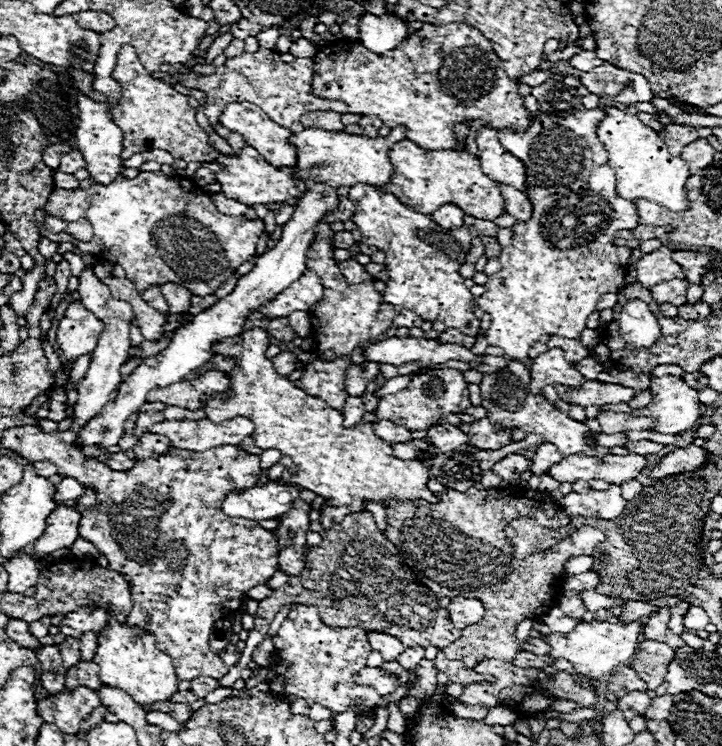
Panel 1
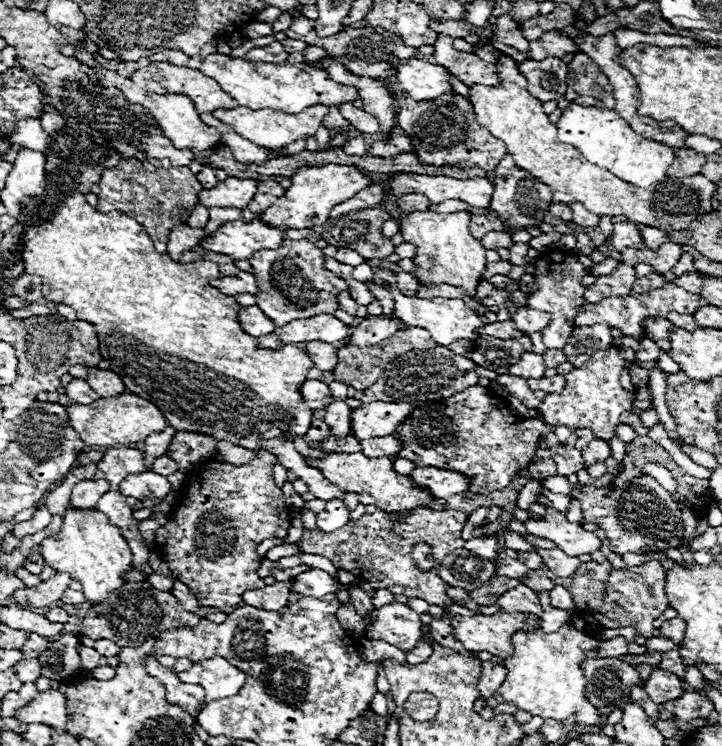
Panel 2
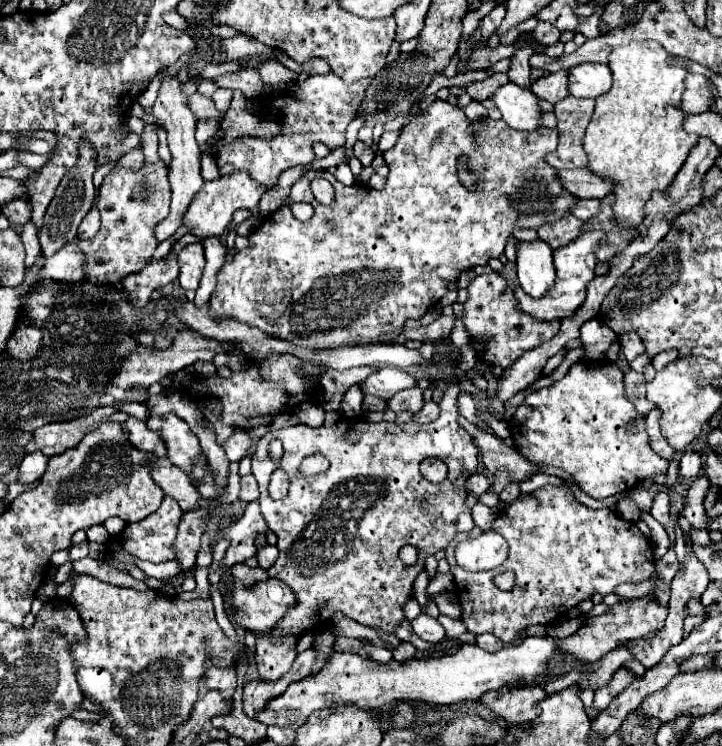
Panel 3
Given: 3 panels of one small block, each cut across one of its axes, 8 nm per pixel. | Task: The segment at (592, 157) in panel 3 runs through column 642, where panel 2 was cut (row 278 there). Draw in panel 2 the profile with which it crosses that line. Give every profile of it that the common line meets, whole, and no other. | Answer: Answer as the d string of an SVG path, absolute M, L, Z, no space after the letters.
M80 192L56 204L46 220L24 226L22 262L28 274L42 278L46 300L64 302L76 310L78 318L94 324L102 358L110 362L110 370L122 376L126 390L154 402L178 432L204 432L232 444L252 432L262 432L264 438L270 432L288 434L290 438L306 436L312 410L302 400L298 386L314 366L310 356L294 345L279 350L256 348L256 338L242 332L236 320L240 304L208 284L208 278L222 278L214 262L180 264L168 254L158 254L150 236L134 218L122 212L100 212Z

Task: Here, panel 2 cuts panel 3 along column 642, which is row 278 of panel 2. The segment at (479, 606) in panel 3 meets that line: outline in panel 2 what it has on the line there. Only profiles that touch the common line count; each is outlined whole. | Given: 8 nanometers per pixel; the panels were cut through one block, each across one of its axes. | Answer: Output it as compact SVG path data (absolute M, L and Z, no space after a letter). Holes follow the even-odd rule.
M548 252L540 254L538 258L538 270L534 270L534 278L538 284L538 290L528 298L530 308L538 308L542 312L550 314L550 324L542 332L542 342L546 348L562 350L566 340L574 332L574 318L578 314L578 308L584 304L584 286L580 284L580 278L584 276L584 266L576 260L574 252ZM538 300L538 302L534 302Z

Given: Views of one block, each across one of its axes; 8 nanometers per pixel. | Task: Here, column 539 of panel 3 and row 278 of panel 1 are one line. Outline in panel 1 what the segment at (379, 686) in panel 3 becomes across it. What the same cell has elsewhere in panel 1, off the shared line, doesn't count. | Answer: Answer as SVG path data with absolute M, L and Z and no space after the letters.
M660 246L652 254L644 254L644 258L634 266L636 268L636 282L644 288L652 288L660 282L668 282L672 278L684 278L682 266L672 260L672 250Z

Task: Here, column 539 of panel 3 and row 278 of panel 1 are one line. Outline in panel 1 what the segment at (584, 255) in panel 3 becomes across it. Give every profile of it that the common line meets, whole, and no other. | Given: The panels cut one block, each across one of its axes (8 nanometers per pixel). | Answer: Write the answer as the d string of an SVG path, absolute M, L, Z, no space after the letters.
M306 270L298 282L290 284L286 292L280 292L274 300L270 300L270 304L266 304L266 308L260 308L260 312L266 318L288 318L294 310L308 312L322 298L322 290L318 276Z

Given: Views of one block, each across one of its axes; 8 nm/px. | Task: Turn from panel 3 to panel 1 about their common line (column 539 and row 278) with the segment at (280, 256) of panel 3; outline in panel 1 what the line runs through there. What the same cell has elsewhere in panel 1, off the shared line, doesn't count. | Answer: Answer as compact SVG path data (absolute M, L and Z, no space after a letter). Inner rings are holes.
M158 170L158 172L140 172L140 174L138 174L136 178L132 178L132 180L128 180L128 178L124 178L124 176L118 176L118 178L116 178L112 184L108 184L108 186L94 184L94 186L88 188L88 190L64 190L64 188L54 188L54 192L50 194L46 206L36 212L36 218L38 218L38 228L40 228L40 232L42 232L44 238L54 240L54 242L70 242L70 244L74 244L76 248L80 248L80 250L86 252L86 254L90 252L90 254L94 254L94 256L98 256L98 258L102 258L102 260L112 260L114 264L120 264L120 266L126 270L126 278L134 282L134 288L136 288L140 294L142 294L146 288L150 288L150 286L156 286L156 284L160 286L160 284L166 284L166 282L176 282L176 284L186 286L186 288L188 288L192 294L196 294L196 296L210 296L210 294L214 294L214 292L226 282L228 276L232 276L232 274L236 272L236 268L238 268L240 264L248 262L248 260L254 256L256 242L258 242L258 238L264 234L264 220L260 220L260 218L248 220L246 216L226 216L226 214L222 214L222 212L216 210L216 206L210 202L208 194L206 194L202 188L194 186L194 184L192 184L190 180L186 180L186 178L168 178L168 176L166 176L164 172L160 172L160 170ZM46 216L56 216L56 218L66 220L66 222L76 222L76 220L80 220L80 218L86 218L86 220L94 226L94 244L92 244L92 242L74 244L74 238L72 238L70 234L52 234L52 232L48 232L48 230L44 228Z

